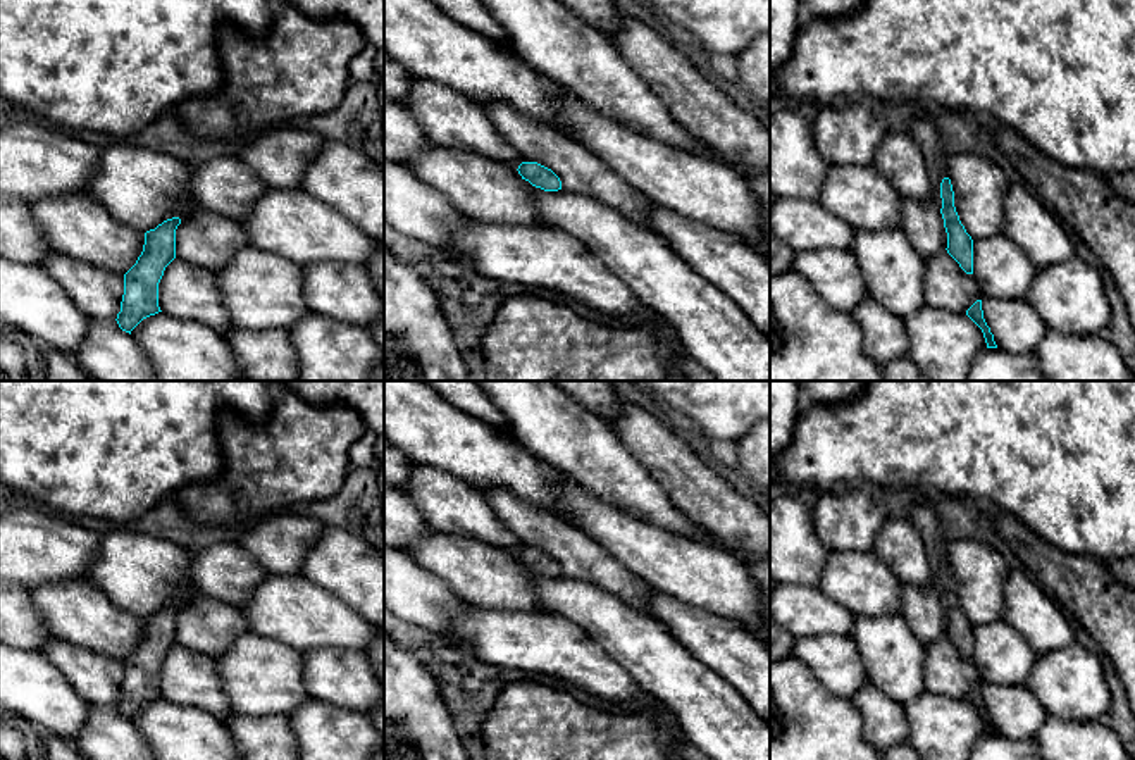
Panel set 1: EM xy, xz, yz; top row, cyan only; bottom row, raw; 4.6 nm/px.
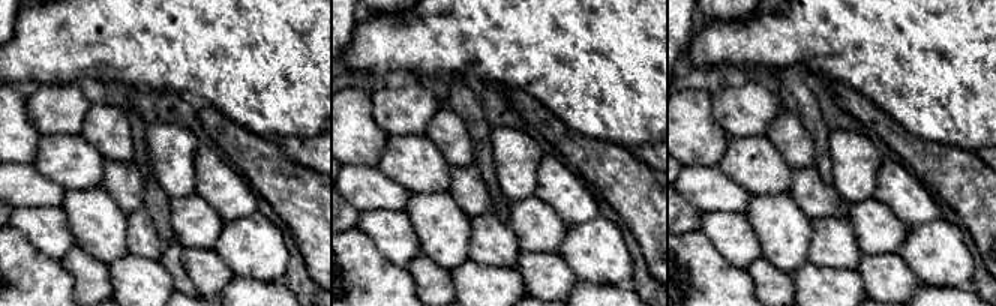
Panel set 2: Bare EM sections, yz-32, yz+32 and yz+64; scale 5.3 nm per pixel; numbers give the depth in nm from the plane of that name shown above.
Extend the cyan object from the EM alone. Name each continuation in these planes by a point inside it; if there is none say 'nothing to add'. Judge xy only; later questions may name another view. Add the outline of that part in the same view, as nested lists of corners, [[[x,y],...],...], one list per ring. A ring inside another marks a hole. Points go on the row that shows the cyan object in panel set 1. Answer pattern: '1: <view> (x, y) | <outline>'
nothing to add

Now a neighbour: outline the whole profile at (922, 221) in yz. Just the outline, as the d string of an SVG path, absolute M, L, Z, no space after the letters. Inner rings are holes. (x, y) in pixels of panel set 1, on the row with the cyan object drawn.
M902 196L899 227L923 259L947 248L944 219L932 198L913 200Z

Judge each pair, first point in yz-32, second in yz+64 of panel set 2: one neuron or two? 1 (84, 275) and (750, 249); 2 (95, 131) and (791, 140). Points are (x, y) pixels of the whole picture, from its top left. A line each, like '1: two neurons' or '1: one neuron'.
1: two neurons
2: one neuron

